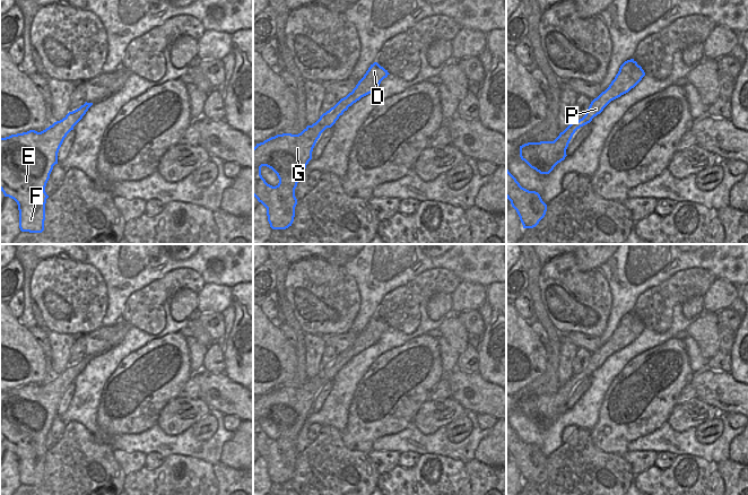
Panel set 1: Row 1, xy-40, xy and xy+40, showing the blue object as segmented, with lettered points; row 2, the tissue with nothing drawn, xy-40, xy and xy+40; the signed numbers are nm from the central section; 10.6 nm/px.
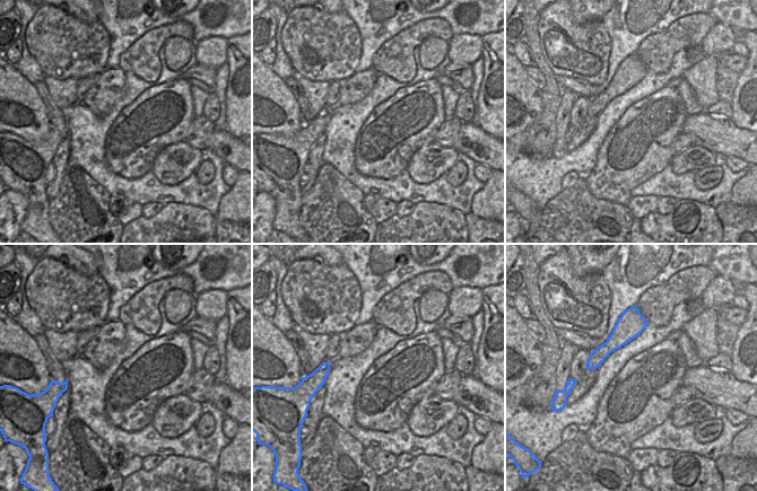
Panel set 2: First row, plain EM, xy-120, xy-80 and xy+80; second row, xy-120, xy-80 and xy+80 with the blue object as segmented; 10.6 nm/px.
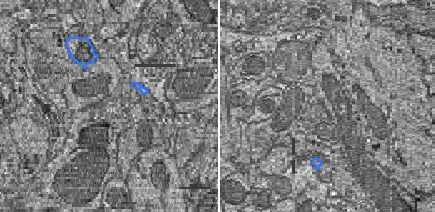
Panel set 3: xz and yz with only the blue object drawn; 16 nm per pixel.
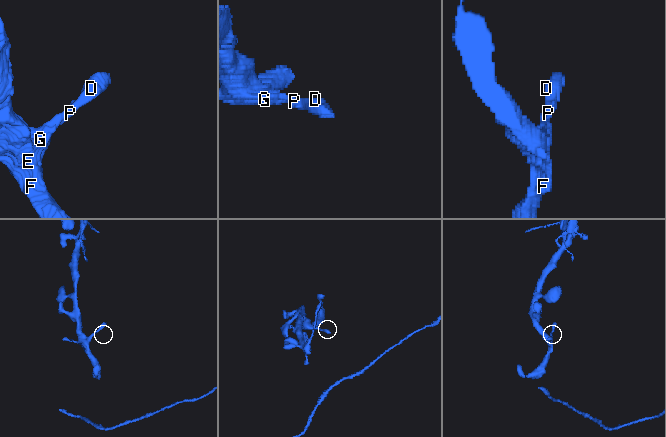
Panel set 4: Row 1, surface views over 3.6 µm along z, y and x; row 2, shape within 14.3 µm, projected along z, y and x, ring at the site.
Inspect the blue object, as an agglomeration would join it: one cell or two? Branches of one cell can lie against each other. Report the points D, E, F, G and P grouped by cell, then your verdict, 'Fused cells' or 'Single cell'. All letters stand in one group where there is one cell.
Groups: D E F G P. Single cell.

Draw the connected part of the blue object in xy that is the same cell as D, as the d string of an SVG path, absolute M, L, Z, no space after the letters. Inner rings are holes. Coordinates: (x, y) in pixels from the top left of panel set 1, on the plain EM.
M377 315L371 318L364 330L346 350L323 366L301 387L282 387L271 390L253 401L253 449L267 461L272 483L286 483L295 470L297 452L295 442L312 412L313 401L321 387L331 381L340 368L362 350L374 345L390 327ZM261 420L271 422L279 436L272 440L261 428Z

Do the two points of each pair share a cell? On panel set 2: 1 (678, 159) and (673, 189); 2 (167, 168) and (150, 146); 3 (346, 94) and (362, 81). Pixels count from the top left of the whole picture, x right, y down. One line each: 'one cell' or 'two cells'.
1: two cells
2: two cells
3: one cell

